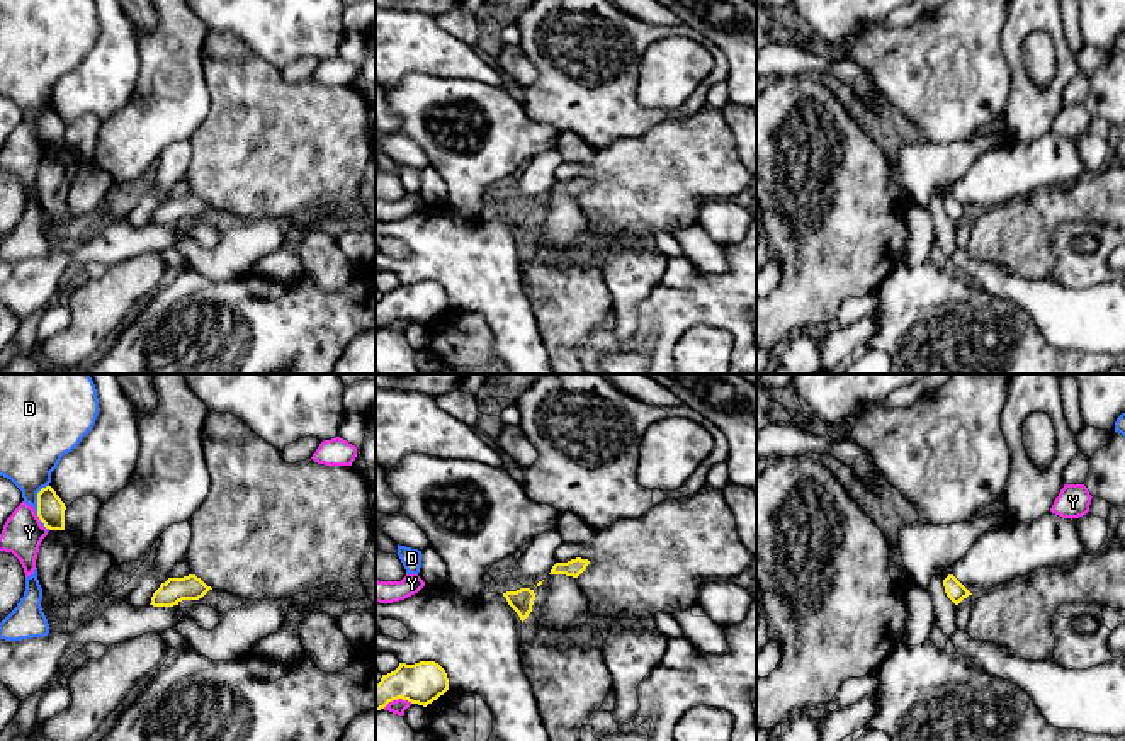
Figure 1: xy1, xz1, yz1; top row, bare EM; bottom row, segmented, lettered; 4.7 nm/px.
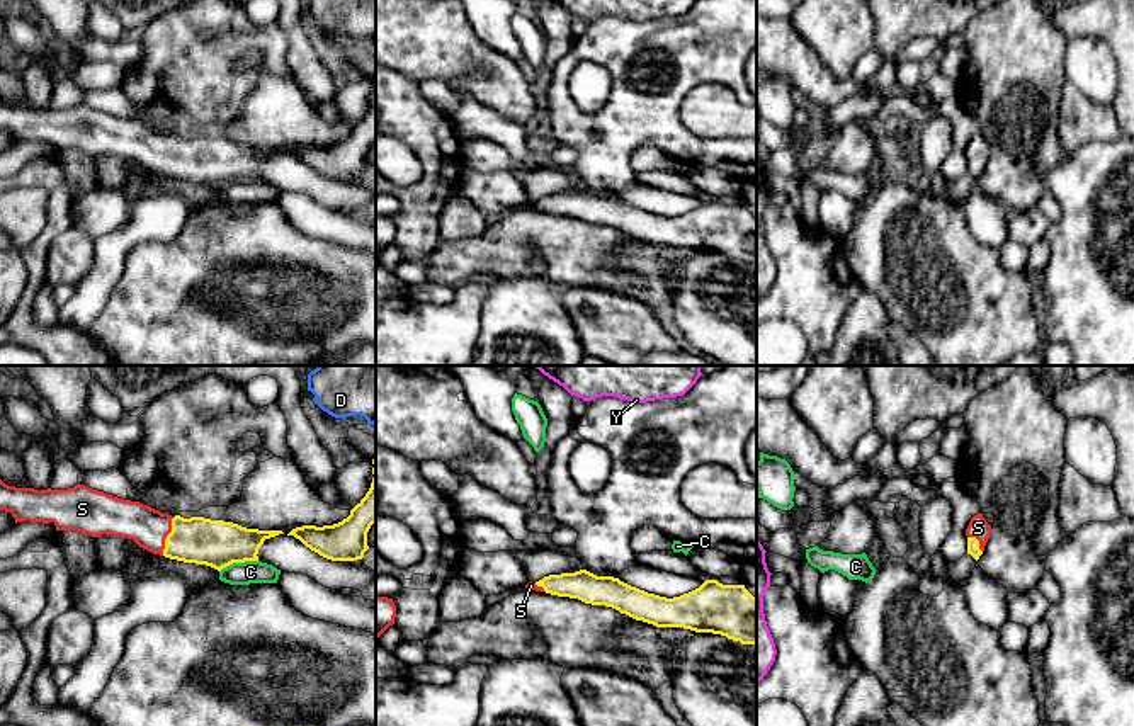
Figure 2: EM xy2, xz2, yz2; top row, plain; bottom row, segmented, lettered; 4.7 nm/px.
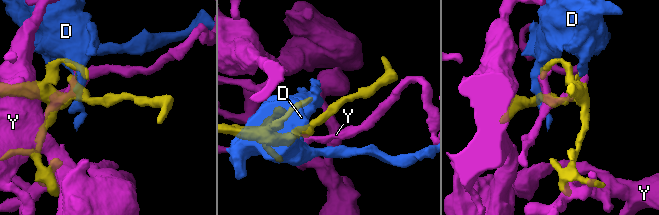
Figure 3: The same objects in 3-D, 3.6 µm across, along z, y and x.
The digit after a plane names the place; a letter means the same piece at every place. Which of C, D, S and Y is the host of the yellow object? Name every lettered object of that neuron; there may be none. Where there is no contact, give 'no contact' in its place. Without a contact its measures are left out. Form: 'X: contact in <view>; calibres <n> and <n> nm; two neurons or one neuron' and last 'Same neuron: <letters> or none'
C: contact in xy2; calibres 220 and 110 nm; two neurons
D: contact in xy1; calibres 130 and 280 nm; two neurons
S: contact in xy2; calibres 220 and 190 nm; one neuron
Y: contact in xz1; calibres 200 and 70 nm; two neurons
Same neuron: S

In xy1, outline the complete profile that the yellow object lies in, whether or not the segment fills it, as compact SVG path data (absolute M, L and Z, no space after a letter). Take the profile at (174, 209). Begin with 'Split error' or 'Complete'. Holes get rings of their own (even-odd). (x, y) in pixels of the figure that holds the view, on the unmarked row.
Complete. M189 194L184 197L168 197L160 207L153 212L151 223L153 226L173 226L182 219L199 219L202 218L211 206L207 206L195 194Z

